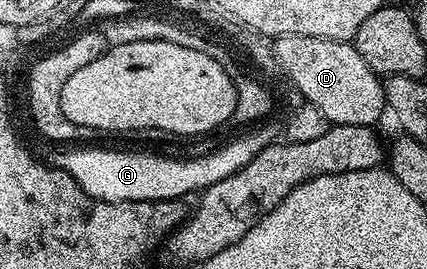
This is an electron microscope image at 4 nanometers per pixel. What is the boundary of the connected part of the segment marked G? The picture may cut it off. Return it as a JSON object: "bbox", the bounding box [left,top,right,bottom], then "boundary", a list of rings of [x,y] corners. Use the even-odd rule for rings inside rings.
{"bbox":[53,125,280,203],"boundary":[[[263,125],[252,126],[247,129],[252,129],[252,131],[247,131],[244,135],[229,140],[224,147],[217,148],[216,146],[207,155],[192,159],[171,158],[160,153],[146,155],[143,151],[102,151],[99,147],[79,147],[76,151],[60,150],[63,152],[53,159],[53,163],[59,170],[67,171],[69,177],[73,177],[73,181],[77,181],[77,185],[81,185],[81,189],[85,189],[85,193],[89,193],[89,197],[103,199],[107,203],[156,203],[162,199],[182,200],[187,197],[183,195],[193,194],[192,196],[194,196],[196,193],[202,193],[207,188],[217,185],[217,181],[225,181],[225,177],[229,177],[245,165],[249,165],[249,161],[253,161],[253,157],[257,157],[257,153],[261,153],[261,149],[265,149],[280,138],[280,128],[278,131],[275,127],[259,126]]]}

